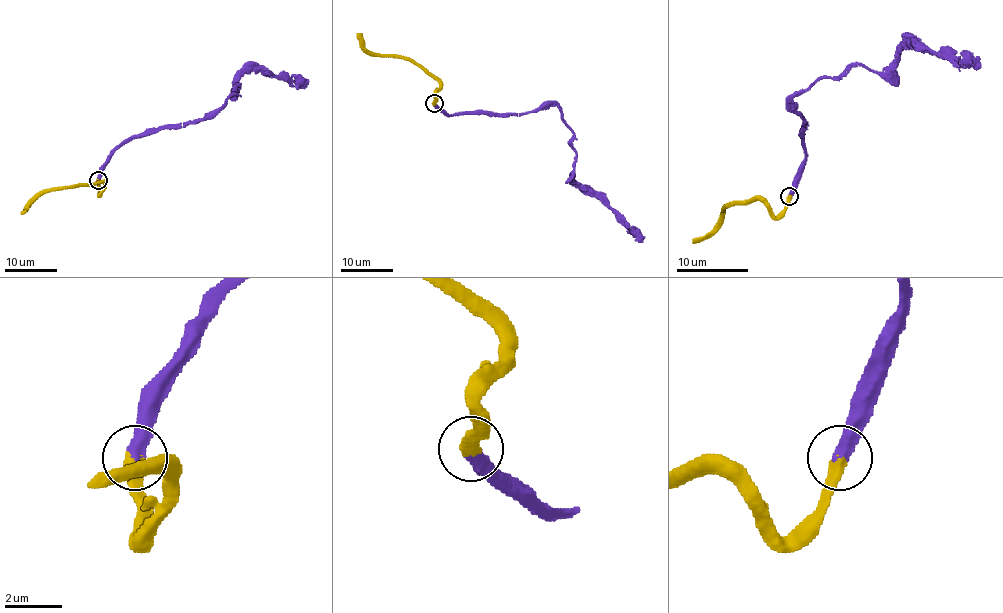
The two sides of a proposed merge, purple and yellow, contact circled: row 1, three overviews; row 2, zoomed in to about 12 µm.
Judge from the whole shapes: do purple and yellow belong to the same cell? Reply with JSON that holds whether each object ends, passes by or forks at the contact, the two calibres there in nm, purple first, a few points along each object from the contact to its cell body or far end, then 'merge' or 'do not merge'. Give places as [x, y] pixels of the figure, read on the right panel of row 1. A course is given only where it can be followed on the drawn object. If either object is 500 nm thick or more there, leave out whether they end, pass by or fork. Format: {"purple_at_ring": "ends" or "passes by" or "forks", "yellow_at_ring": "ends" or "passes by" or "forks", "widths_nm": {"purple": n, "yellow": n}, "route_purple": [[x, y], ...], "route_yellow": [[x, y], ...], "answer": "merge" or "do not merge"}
{"purple_at_ring": "ends", "yellow_at_ring": "ends", "widths_nm": {"purple": 460, "yellow": 480}, "route_purple": [[789, 197], [805, 157], [793, 98], [857, 66], [884, 69], [907, 44], [925, 44], [961, 66], [981, 64]], "route_yellow": [[789, 197], [789, 204], [775, 215], [762, 202], [742, 200], [726, 207], [723, 220], [710, 233], [692, 242]], "answer": "merge"}

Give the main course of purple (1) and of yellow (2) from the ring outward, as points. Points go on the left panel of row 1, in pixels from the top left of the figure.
1: (98, 180), (123, 144), (220, 109), (246, 71), (306, 84)
2: (98, 180), (98, 193), (103, 184), (86, 183), (45, 190), (20, 213)

